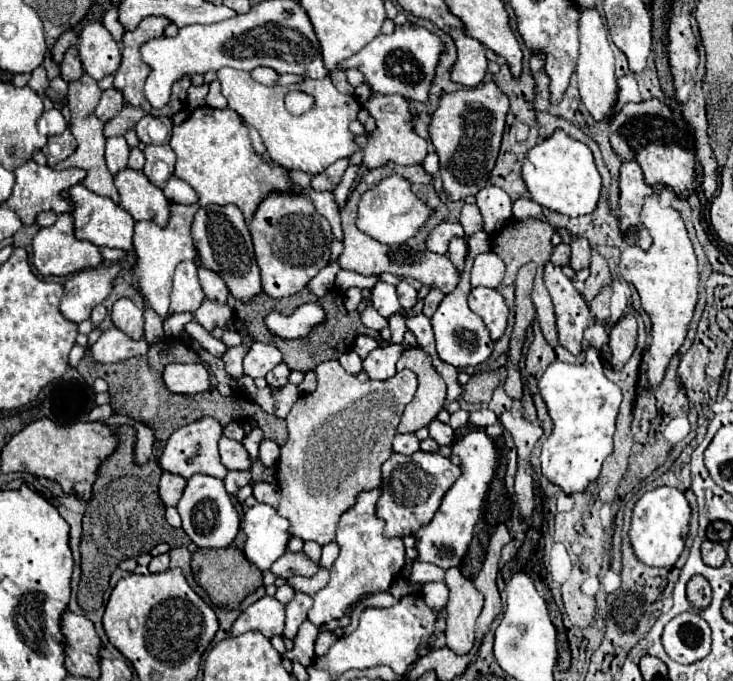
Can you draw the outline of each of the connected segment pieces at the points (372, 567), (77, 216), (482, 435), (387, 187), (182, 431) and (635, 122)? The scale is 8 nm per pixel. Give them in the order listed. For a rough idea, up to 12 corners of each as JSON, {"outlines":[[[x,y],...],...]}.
{"outlines":[[[380,490],[362,492],[336,528],[340,554],[308,620],[340,620],[364,592],[384,592],[404,566],[382,534]],[[82,184],[72,202],[74,236],[132,250],[134,218]],[[484,430],[452,446],[460,478],[416,538],[420,562],[460,566],[498,463]],[[402,176],[362,194],[356,226],[404,244],[434,214]],[[192,422],[172,432],[158,460],[190,478],[224,478],[218,422]],[[660,100],[620,108],[610,144],[648,186],[682,196],[694,180],[694,132]]]}

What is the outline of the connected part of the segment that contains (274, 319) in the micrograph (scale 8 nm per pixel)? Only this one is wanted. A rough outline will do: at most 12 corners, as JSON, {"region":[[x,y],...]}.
{"region":[[300,304],[292,314],[268,312],[264,324],[284,340],[306,338],[324,322],[320,304]]}

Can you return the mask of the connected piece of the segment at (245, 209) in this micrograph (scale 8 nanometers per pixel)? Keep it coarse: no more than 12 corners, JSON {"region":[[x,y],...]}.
{"region":[[230,108],[174,126],[174,176],[200,206],[250,222],[272,190],[300,190],[252,150]]}

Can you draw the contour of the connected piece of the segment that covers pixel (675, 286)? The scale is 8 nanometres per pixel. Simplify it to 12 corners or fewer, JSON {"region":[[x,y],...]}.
{"region":[[660,204],[640,220],[650,250],[621,251],[652,320],[646,356],[656,388],[686,338],[698,300],[698,266],[678,210]]}

